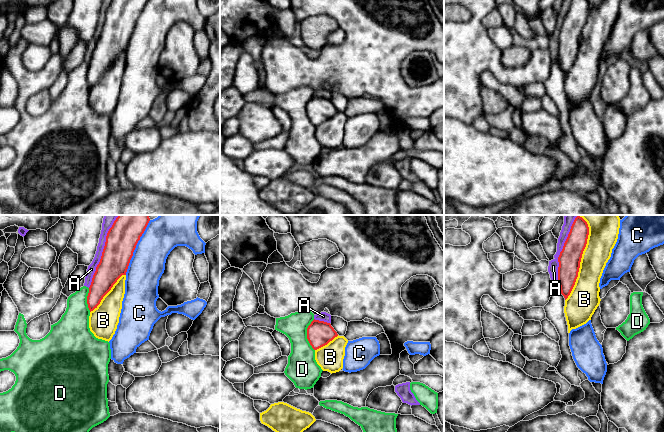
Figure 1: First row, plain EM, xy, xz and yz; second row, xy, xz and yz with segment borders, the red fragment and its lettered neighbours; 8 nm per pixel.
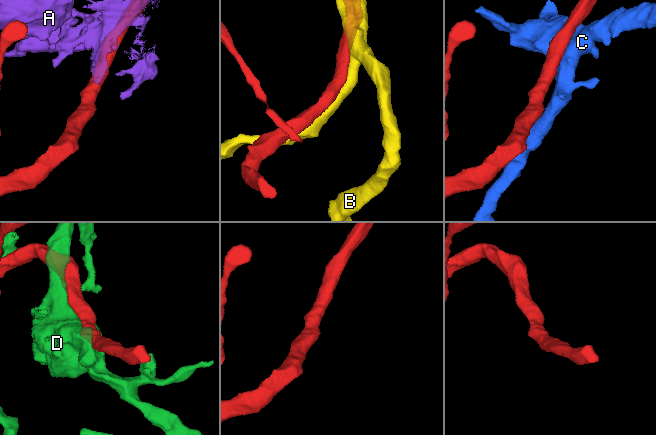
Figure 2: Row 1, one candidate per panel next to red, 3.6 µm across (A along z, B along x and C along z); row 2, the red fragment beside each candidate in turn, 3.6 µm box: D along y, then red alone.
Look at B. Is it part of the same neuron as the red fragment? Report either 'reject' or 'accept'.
accept

